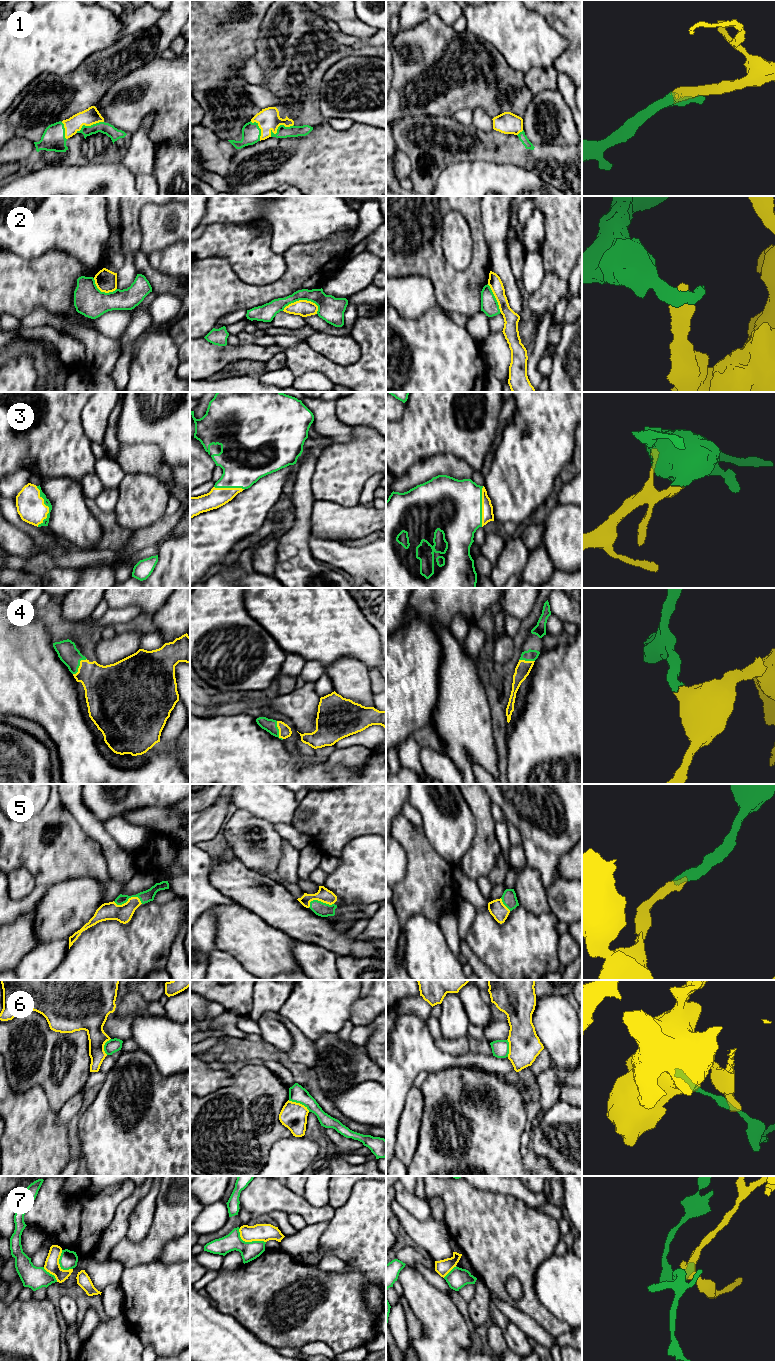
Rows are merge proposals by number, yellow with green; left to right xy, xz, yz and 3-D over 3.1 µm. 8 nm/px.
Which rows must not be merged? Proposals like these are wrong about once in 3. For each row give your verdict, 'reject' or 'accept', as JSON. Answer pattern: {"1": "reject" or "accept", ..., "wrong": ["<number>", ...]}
{"1": "accept", "2": "reject", "3": "accept", "4": "accept", "5": "accept", "6": "reject", "7": "reject", "wrong": ["2", "6", "7"]}

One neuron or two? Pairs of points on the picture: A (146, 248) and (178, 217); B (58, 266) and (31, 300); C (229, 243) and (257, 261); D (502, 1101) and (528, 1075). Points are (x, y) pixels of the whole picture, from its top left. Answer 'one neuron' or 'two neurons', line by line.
A: one neuron
B: one neuron
C: one neuron
D: two neurons

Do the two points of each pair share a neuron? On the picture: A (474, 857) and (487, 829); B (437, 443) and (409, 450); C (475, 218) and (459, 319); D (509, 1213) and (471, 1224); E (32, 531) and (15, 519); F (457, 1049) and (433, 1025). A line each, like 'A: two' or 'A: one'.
A: one
B: one
C: two
D: one
E: one
F: one

